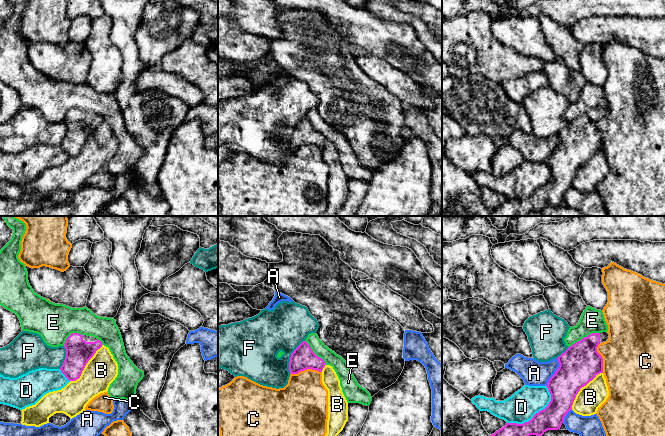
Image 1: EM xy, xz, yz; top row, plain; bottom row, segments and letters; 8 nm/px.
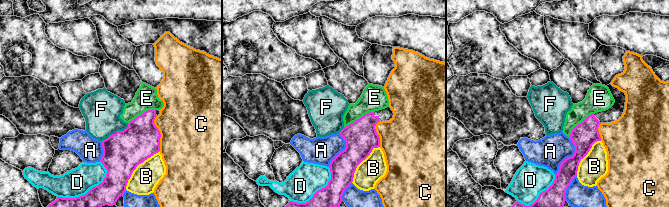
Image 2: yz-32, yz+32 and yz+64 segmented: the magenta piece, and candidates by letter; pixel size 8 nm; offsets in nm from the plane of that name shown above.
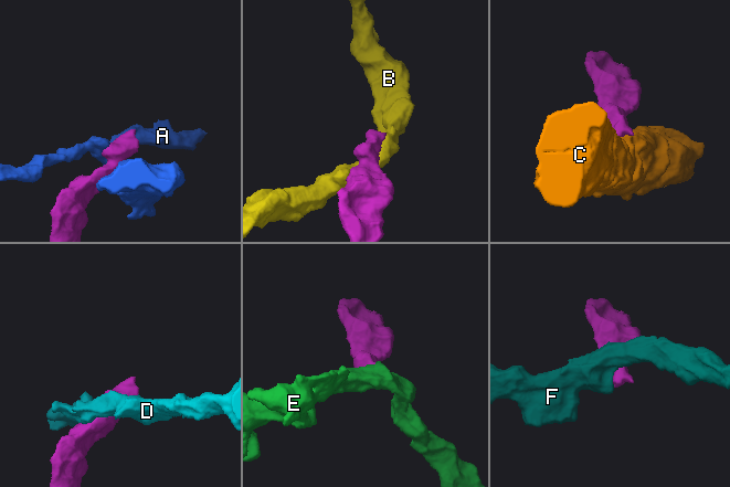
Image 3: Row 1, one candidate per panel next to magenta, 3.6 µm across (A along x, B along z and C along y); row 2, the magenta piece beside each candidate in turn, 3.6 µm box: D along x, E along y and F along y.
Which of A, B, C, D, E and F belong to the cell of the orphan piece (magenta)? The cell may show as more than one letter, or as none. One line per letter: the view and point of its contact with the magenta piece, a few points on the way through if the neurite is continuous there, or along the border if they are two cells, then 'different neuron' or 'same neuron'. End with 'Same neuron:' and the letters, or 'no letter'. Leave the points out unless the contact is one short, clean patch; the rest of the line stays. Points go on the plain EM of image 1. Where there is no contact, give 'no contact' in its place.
A: meets magenta in yz at (555, 148); different neuron
B: meets magenta in yz at (581, 163); different neuron
C: meets magenta in xz at (305, 145); border along xz (321, 147), (306, 145), (290, 150); different neuron
D: meets magenta in yz at (536, 189); different neuron
E: meets magenta in yz at (584, 113); border along yz (599, 108), (588, 110), (569, 123); different neuron
F: meets magenta in xz at (290, 133); different neuron
Same neuron: no letter

